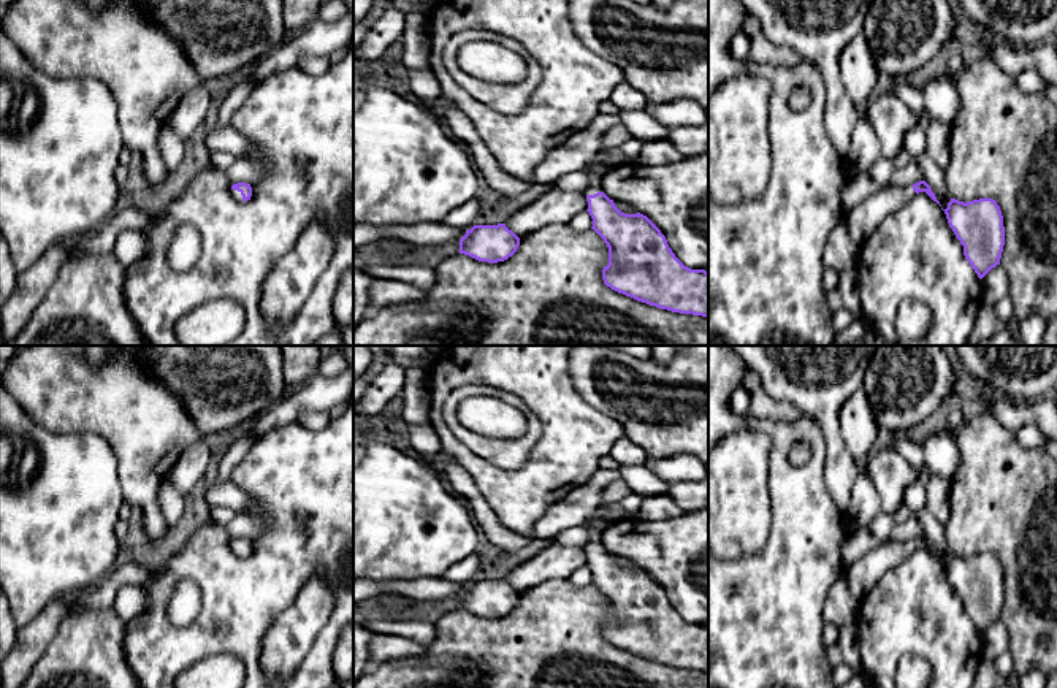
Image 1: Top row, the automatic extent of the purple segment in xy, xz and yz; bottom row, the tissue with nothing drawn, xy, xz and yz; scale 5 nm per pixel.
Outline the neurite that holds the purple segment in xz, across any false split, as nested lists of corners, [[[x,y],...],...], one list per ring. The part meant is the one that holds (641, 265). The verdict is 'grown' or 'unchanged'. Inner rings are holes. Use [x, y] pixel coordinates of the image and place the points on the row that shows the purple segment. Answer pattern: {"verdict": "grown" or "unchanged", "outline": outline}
{"verdict": "grown", "outline": [[[590,162],[585,168],[591,228],[609,247],[604,284],[659,309],[708,319],[708,273],[685,266],[647,216],[624,214],[615,206],[602,192],[610,168],[604,162]]]}

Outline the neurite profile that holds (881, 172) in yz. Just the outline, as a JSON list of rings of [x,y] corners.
[[[905,149],[897,157],[881,155],[865,173],[881,187],[889,185],[894,171],[902,165],[916,163],[922,171],[922,181],[925,181],[941,208],[946,209],[951,201],[944,171],[940,170],[927,154],[911,155]]]

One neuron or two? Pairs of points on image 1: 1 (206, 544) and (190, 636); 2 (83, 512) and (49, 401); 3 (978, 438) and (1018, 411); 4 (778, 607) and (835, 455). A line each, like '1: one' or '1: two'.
1: one
2: two
3: two
4: two

